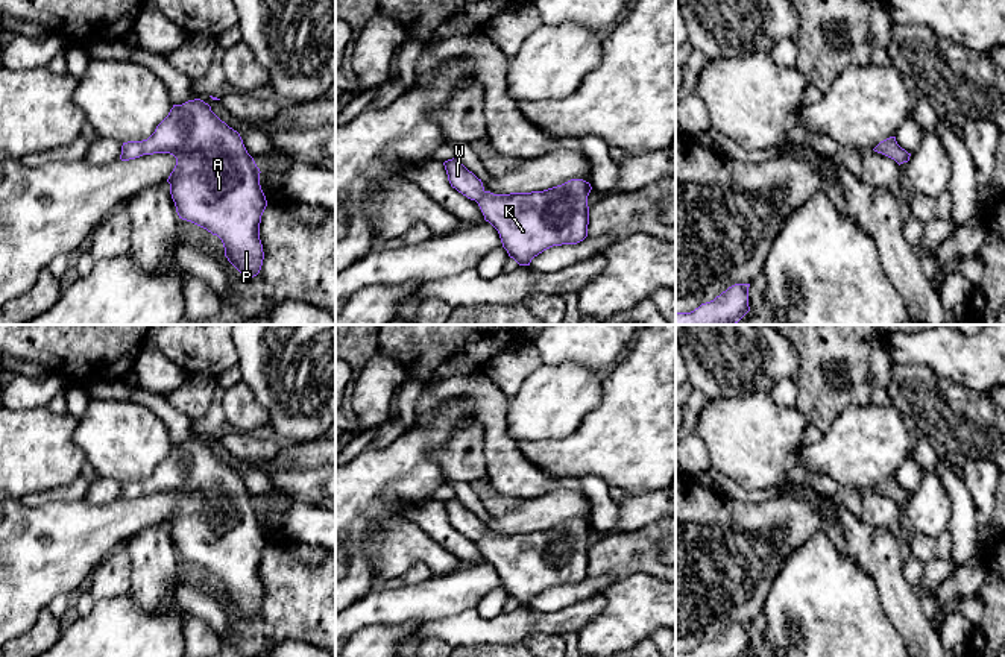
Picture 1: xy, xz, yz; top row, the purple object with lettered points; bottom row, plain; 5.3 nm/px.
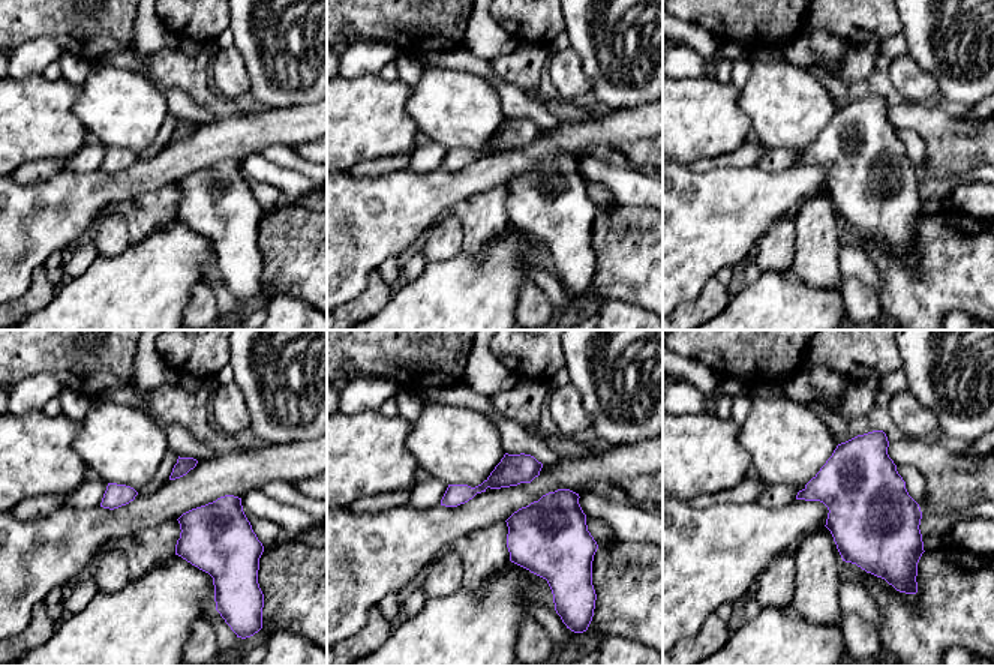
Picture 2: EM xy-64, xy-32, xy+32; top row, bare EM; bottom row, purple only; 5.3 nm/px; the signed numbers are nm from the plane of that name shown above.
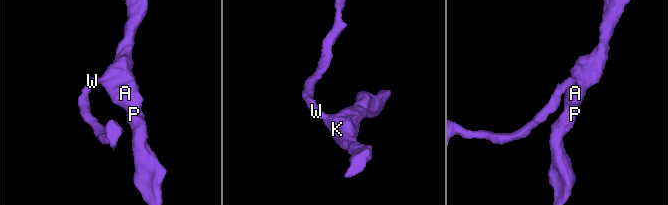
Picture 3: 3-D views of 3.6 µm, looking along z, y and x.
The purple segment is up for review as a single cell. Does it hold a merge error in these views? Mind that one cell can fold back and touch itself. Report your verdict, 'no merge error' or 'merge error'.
no merge error

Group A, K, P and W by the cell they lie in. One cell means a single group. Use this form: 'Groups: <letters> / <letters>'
Groups: A K P W

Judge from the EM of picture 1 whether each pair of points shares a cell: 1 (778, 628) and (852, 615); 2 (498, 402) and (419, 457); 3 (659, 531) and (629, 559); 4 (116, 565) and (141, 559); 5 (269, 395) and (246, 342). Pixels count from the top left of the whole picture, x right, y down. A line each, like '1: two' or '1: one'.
1: one
2: two
3: one
4: two
5: one

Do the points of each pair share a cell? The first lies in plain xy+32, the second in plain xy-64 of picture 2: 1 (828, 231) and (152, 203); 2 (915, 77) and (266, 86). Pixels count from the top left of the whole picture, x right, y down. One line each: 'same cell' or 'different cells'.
1: same cell
2: different cells

